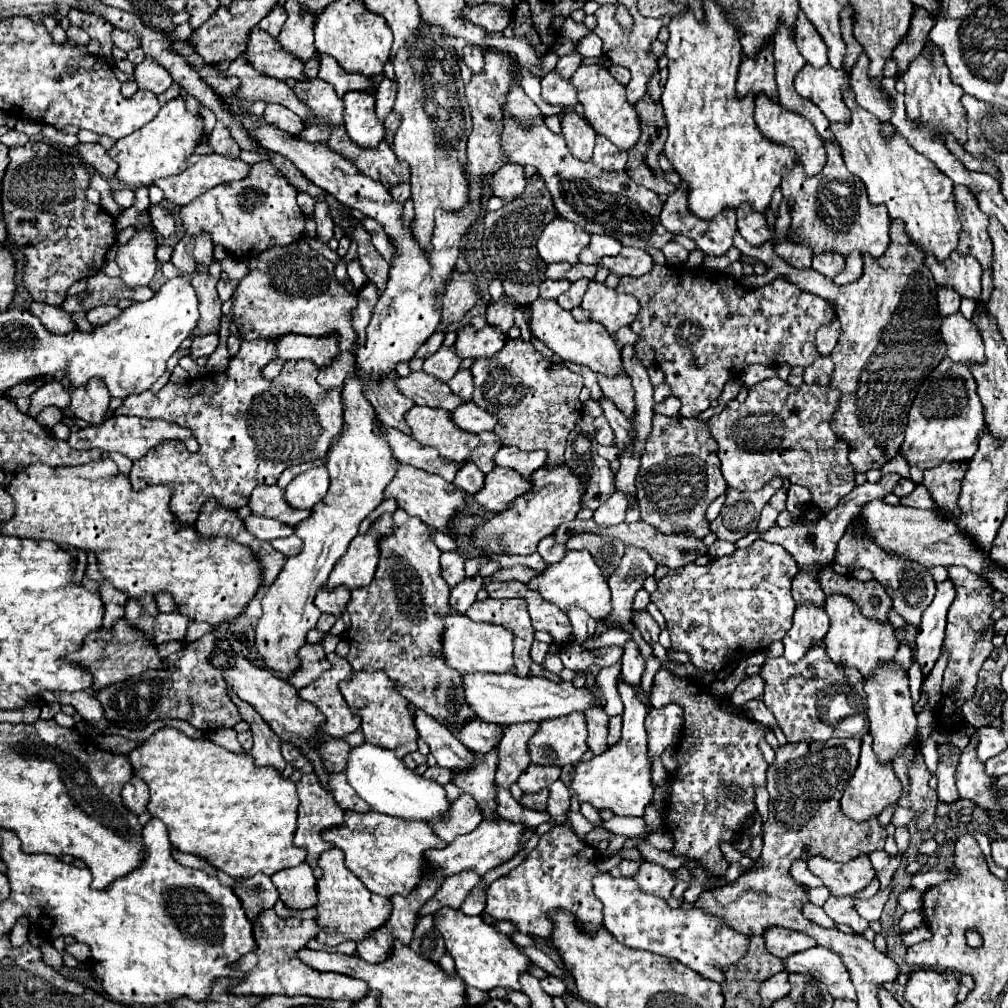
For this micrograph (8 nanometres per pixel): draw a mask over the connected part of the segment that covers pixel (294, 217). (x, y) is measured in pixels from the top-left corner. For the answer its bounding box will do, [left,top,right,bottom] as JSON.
[179,162,305,258]

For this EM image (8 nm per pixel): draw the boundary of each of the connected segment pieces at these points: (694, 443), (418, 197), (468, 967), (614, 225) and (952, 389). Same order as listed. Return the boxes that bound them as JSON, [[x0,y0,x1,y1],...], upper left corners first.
[[637,416,727,538],[393,22,471,254],[433,906,529,992],[501,82,673,246],[901,358,985,470]]

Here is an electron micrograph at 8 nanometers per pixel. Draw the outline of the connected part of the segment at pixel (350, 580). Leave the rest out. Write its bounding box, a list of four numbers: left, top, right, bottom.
[327,514,391,590]

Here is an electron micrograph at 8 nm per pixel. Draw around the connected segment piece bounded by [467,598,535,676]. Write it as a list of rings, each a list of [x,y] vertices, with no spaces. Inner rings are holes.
[[[489,598],[485,602],[477,600],[467,610],[467,616],[471,616],[477,622],[503,624],[503,628],[511,630],[515,634],[515,674],[531,676],[529,668],[533,660],[529,650],[535,634],[525,608],[525,600],[519,600],[519,598],[501,598],[501,600]]]

